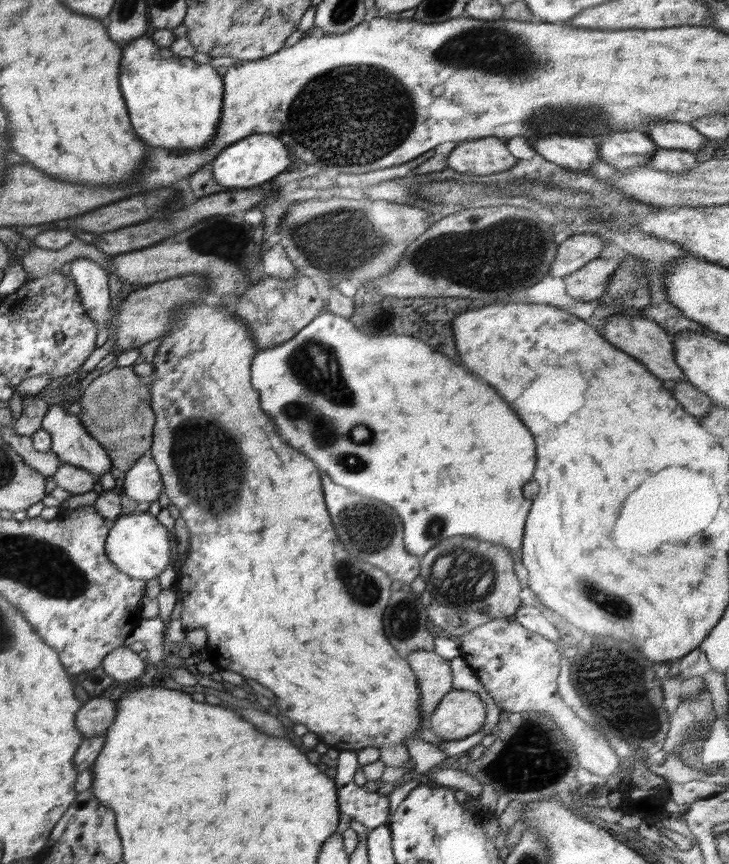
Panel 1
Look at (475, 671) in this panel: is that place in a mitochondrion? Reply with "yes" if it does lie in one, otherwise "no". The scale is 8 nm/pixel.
no

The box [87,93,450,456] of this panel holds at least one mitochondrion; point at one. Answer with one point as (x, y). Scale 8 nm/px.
(316, 364)

